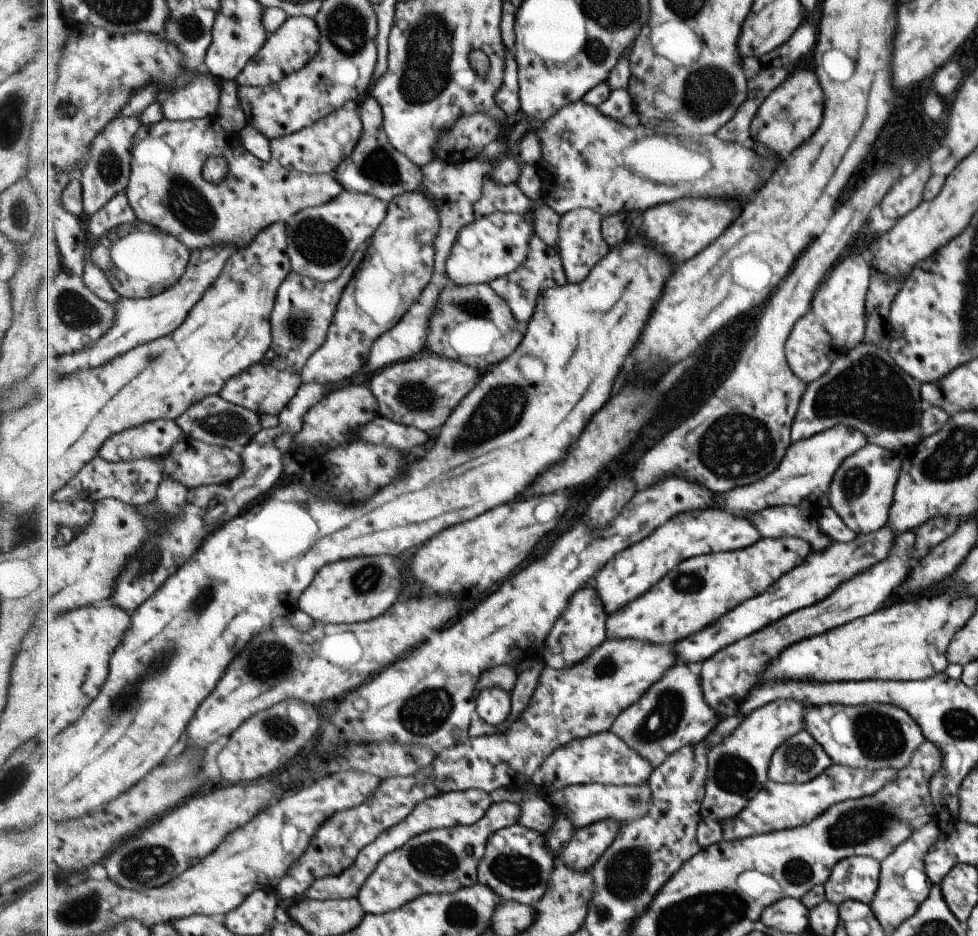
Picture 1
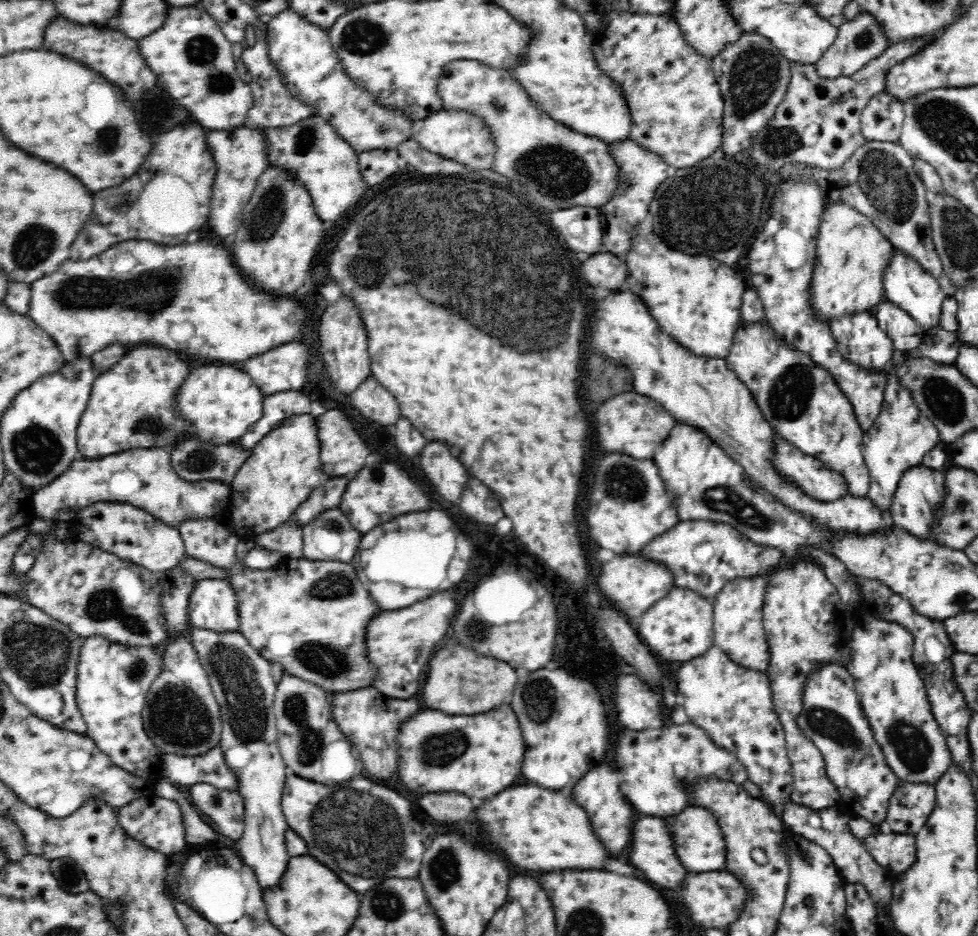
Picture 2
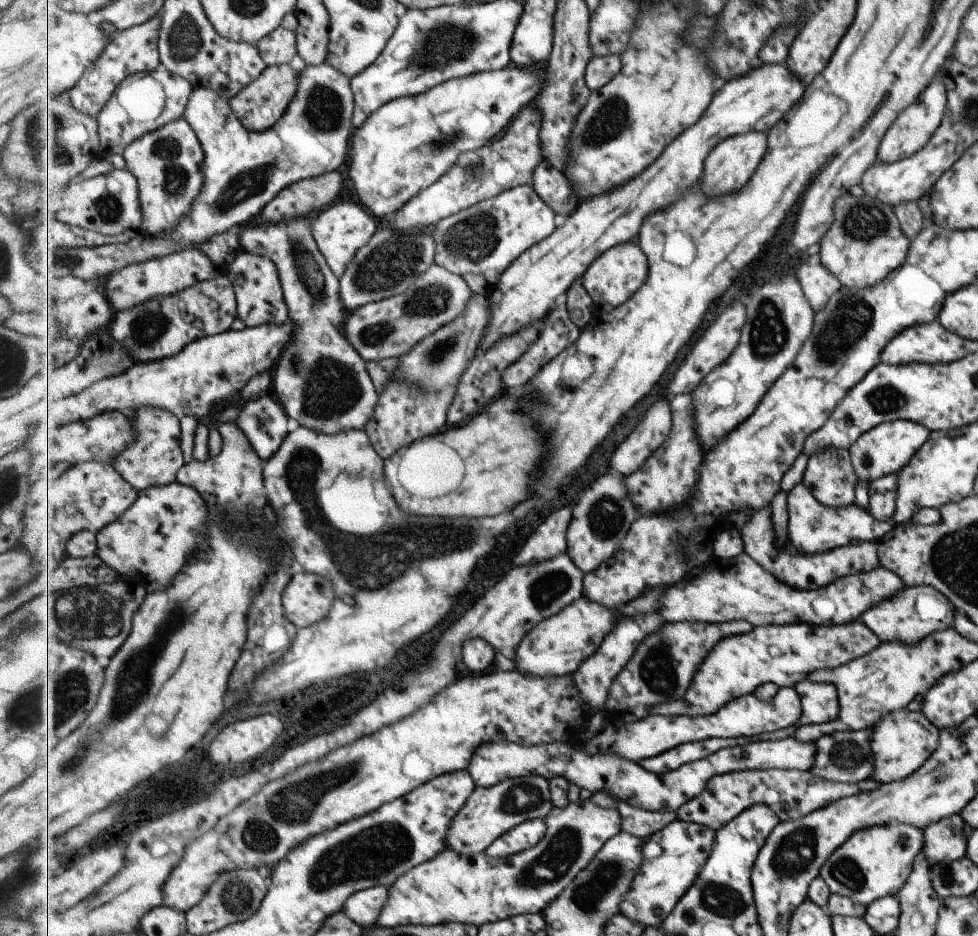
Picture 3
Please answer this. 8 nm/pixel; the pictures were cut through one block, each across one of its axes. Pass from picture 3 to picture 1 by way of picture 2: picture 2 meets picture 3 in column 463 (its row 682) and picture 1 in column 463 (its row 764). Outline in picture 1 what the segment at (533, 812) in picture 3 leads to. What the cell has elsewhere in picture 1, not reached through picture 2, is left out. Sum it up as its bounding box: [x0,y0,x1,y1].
[356,802,521,915]

